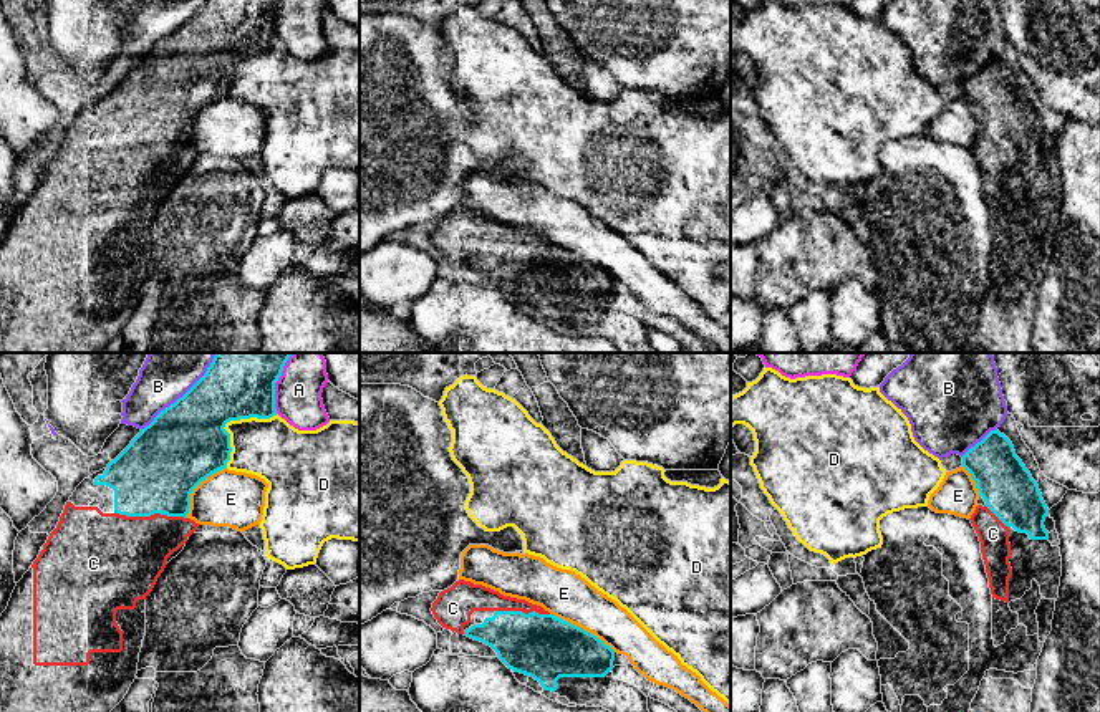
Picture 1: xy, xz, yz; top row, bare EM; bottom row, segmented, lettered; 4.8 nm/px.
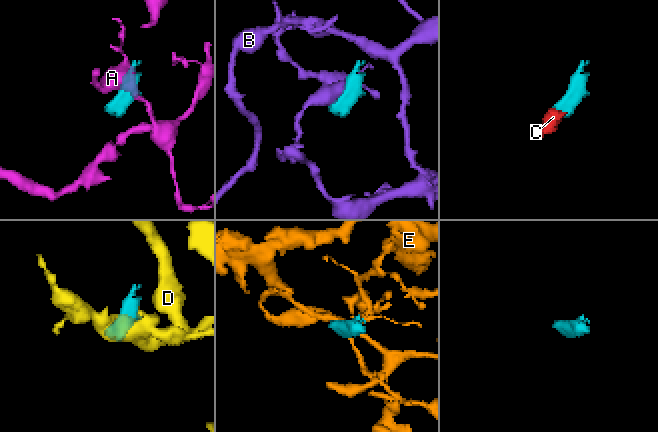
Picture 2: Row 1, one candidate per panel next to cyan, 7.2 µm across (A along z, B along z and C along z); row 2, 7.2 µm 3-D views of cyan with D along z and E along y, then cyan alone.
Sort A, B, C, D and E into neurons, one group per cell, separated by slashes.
A / B / C / D / E

